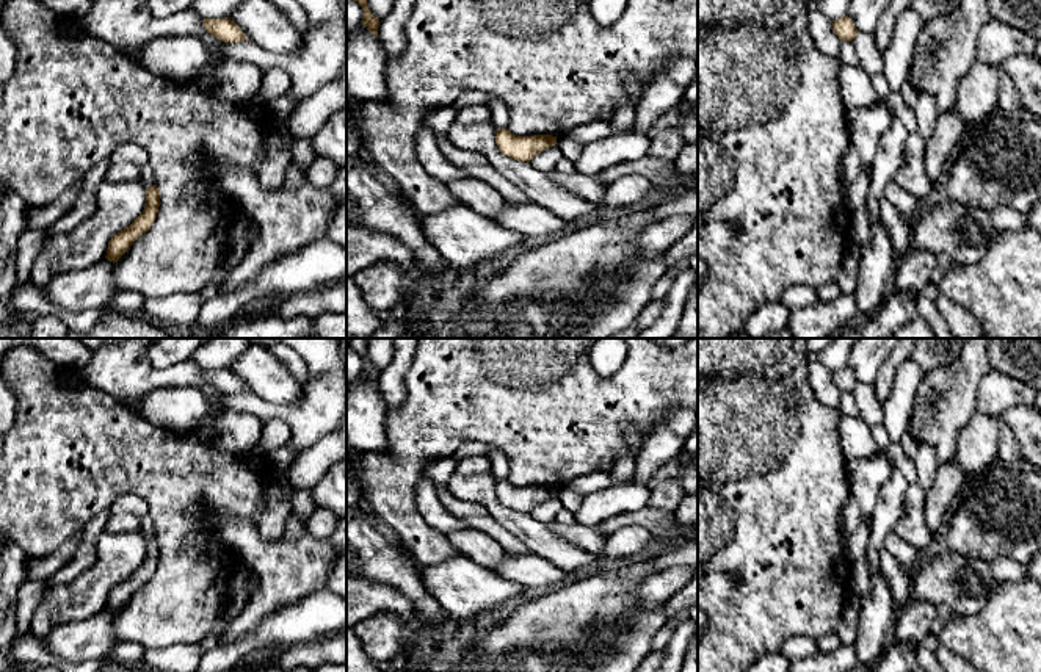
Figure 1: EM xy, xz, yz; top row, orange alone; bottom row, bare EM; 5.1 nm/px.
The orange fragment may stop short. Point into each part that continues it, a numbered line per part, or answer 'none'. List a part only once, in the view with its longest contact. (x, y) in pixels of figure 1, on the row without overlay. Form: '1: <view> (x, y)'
none

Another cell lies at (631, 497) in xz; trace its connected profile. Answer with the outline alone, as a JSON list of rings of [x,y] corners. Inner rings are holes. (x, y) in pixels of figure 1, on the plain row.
[[[640,482],[613,484],[588,495],[579,506],[575,525],[597,526],[604,520],[622,512],[637,512],[647,506],[651,490]]]

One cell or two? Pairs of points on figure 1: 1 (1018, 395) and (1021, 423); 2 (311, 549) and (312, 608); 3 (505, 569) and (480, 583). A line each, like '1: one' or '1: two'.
1: two
2: two
3: two

